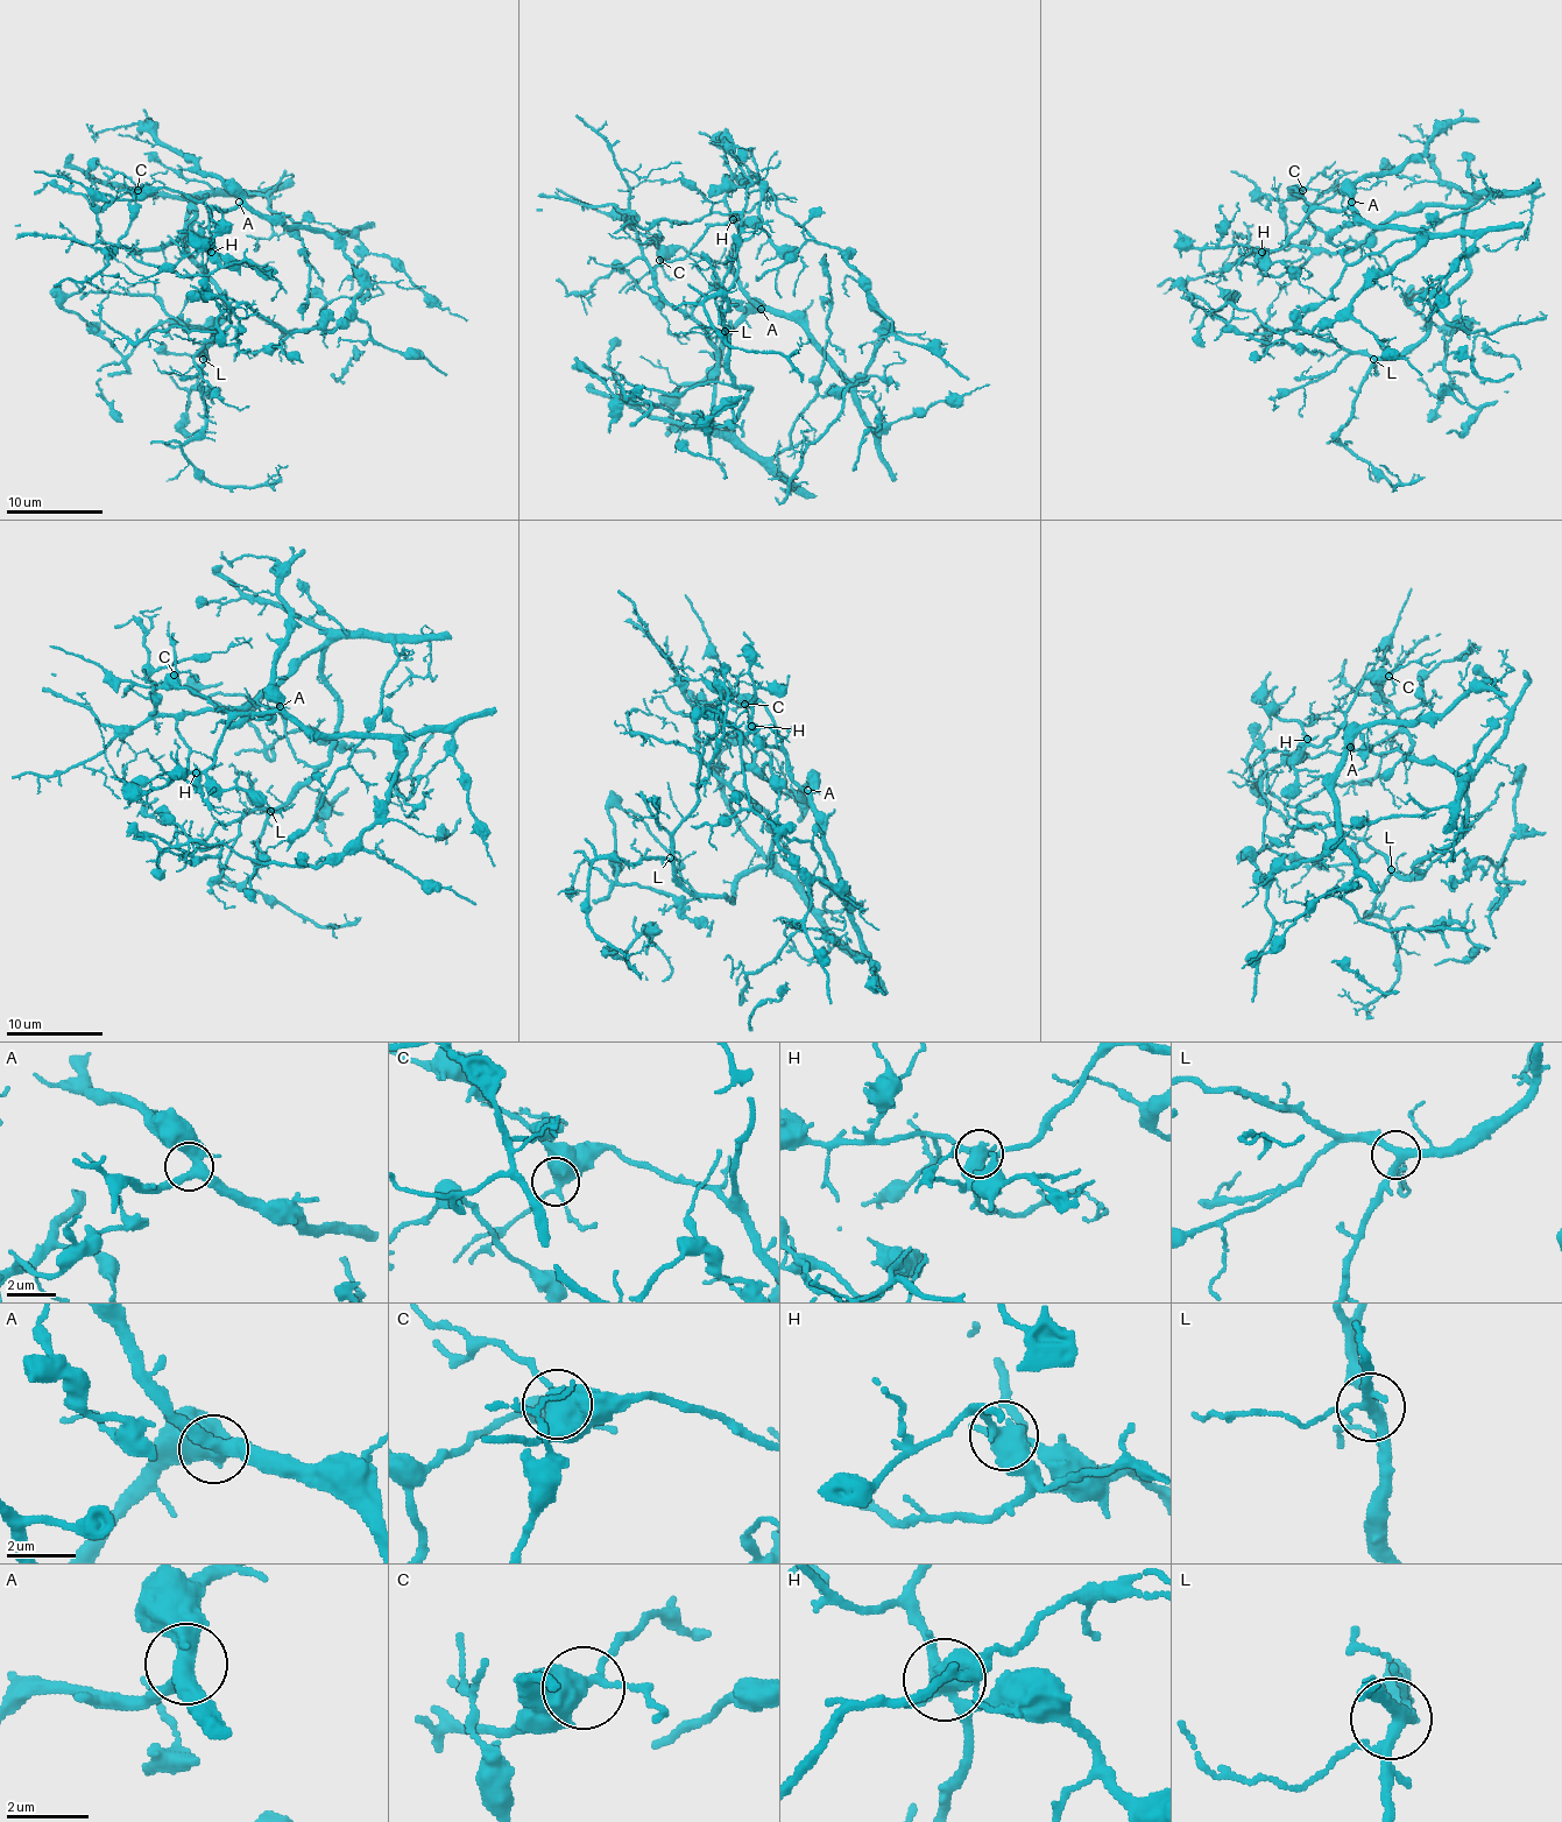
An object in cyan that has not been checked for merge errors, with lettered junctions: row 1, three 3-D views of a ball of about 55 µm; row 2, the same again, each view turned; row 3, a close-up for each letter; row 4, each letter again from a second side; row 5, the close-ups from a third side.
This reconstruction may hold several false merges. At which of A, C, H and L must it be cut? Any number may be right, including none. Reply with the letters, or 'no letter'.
H

